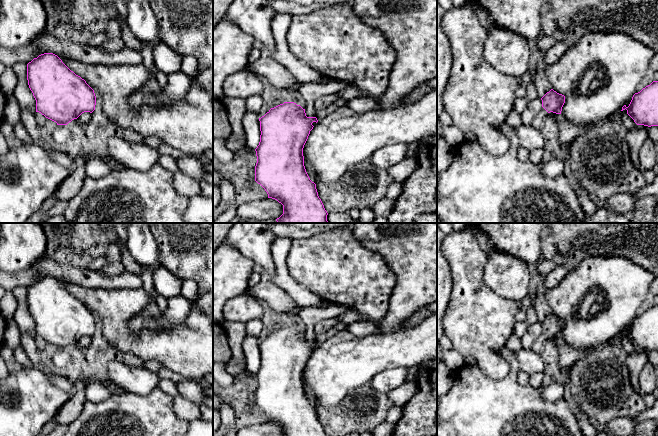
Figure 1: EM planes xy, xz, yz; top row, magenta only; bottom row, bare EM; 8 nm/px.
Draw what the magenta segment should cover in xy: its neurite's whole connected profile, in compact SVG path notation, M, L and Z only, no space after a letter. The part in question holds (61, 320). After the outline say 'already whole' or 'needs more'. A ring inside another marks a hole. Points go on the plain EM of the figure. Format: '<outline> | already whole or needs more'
M53 277L41 278L27 288L27 304L36 324L36 336L56 346L57 349L67 349L82 337L92 337L95 334L94 314Z | already whole

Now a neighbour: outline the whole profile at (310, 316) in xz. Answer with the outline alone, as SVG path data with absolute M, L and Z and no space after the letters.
M329 303L326 308L304 307L297 315L305 323L305 337L307 341L316 341L314 332L315 325L325 319L337 317L342 312L348 310L346 306Z

